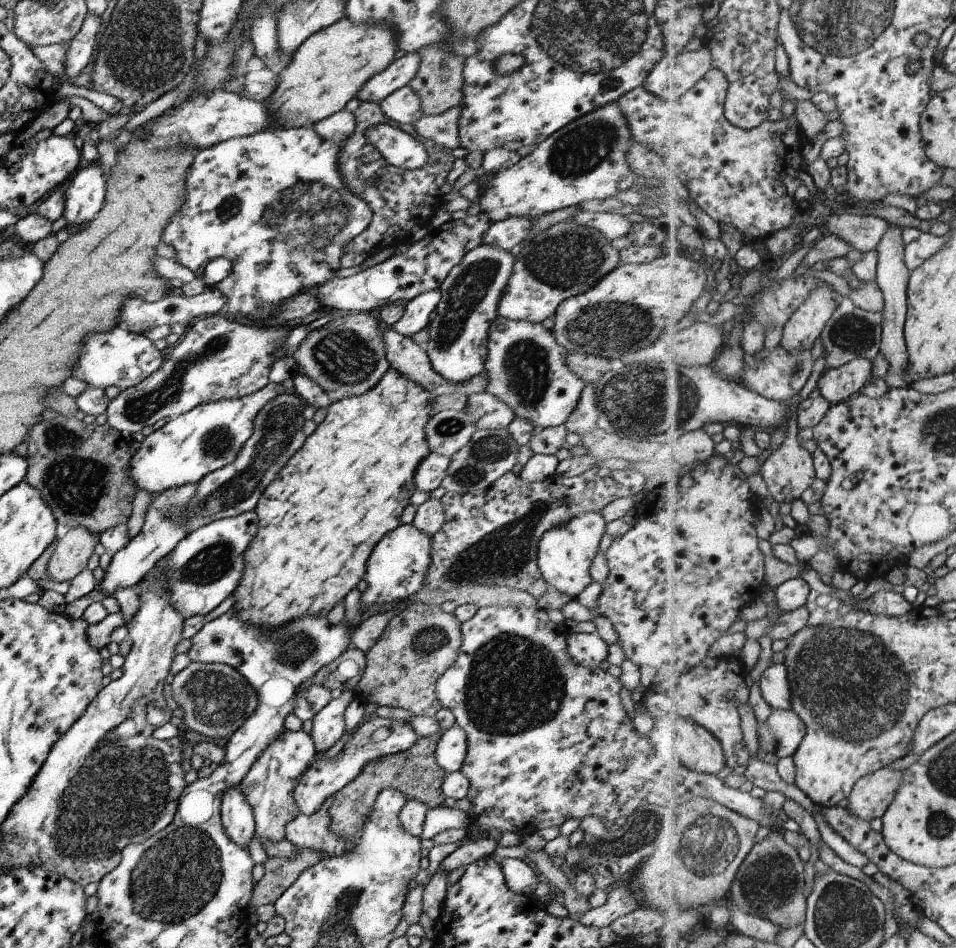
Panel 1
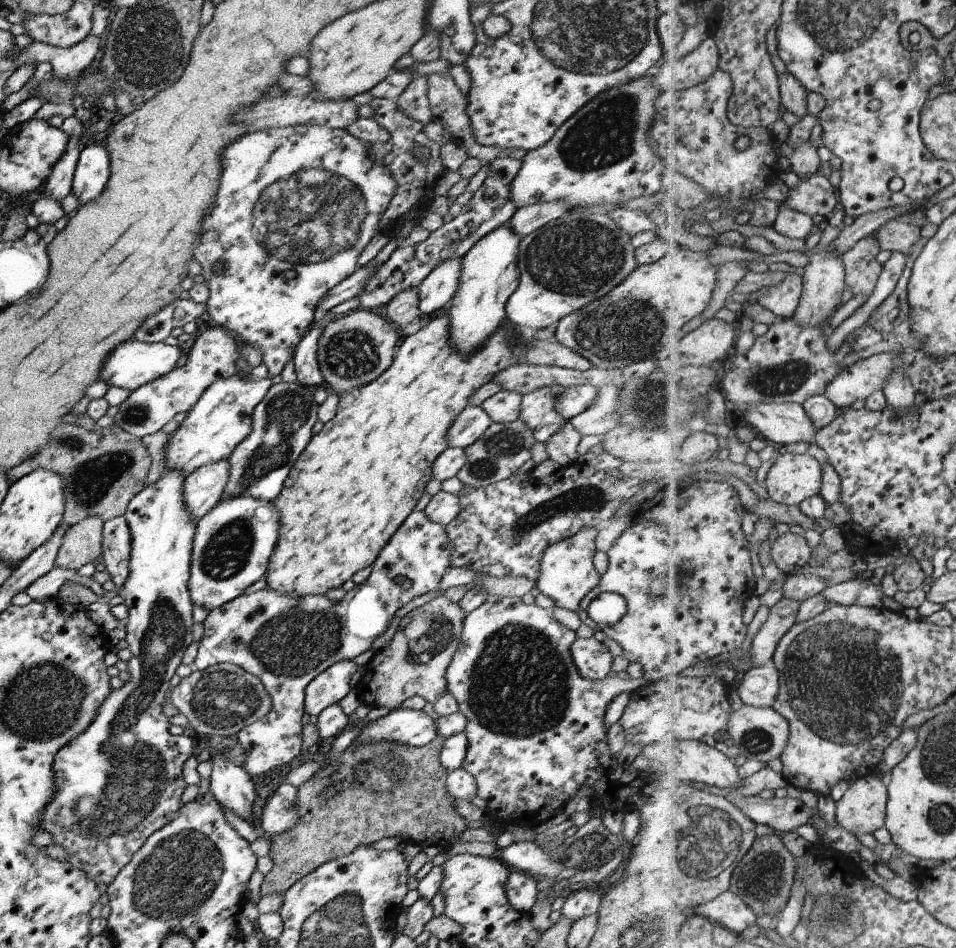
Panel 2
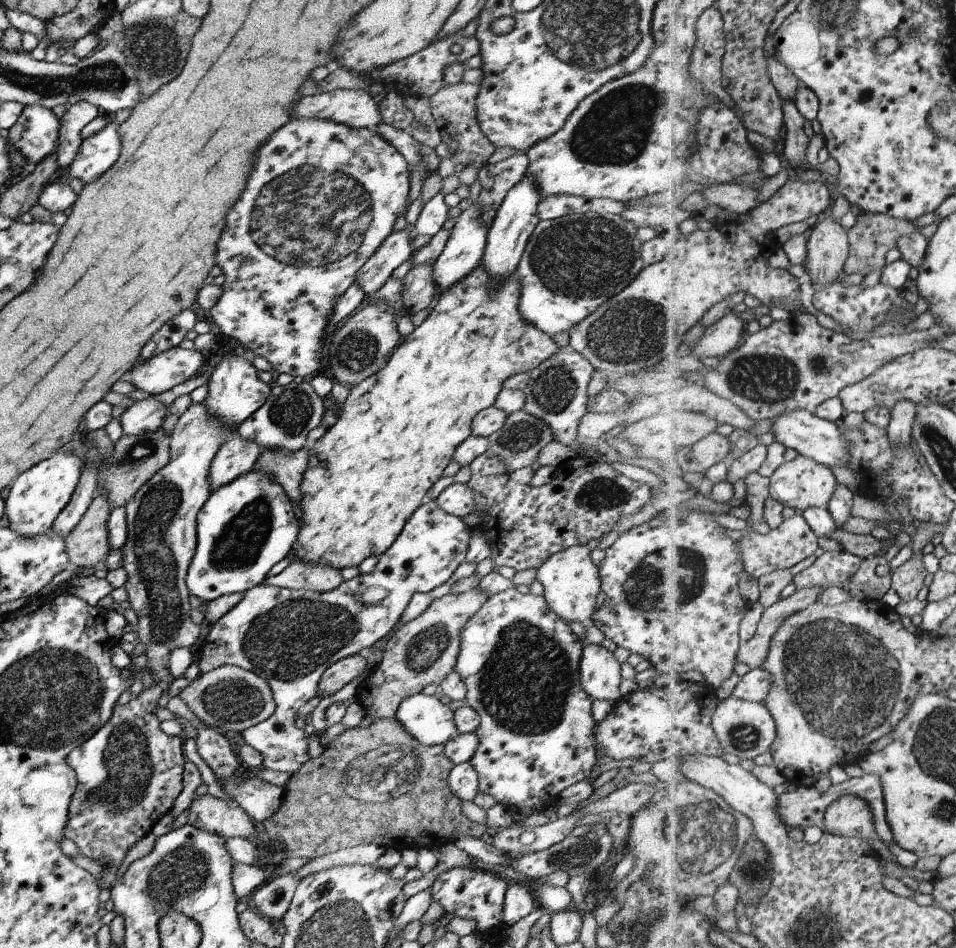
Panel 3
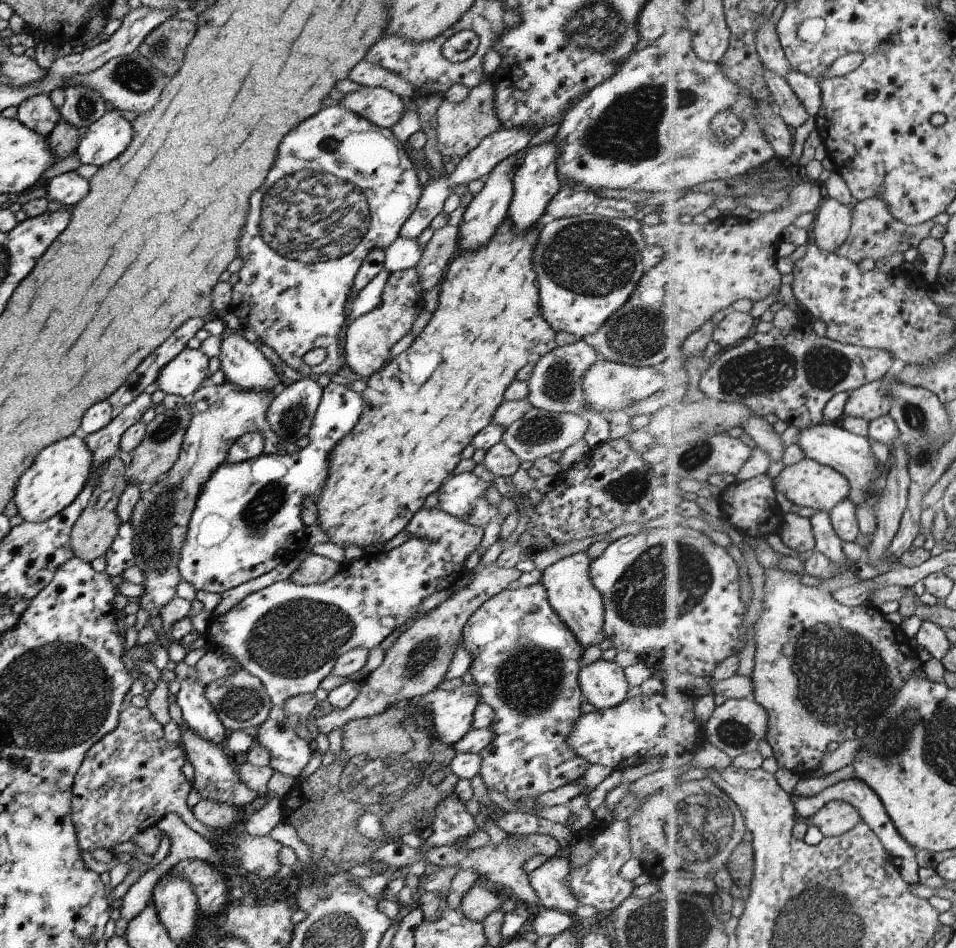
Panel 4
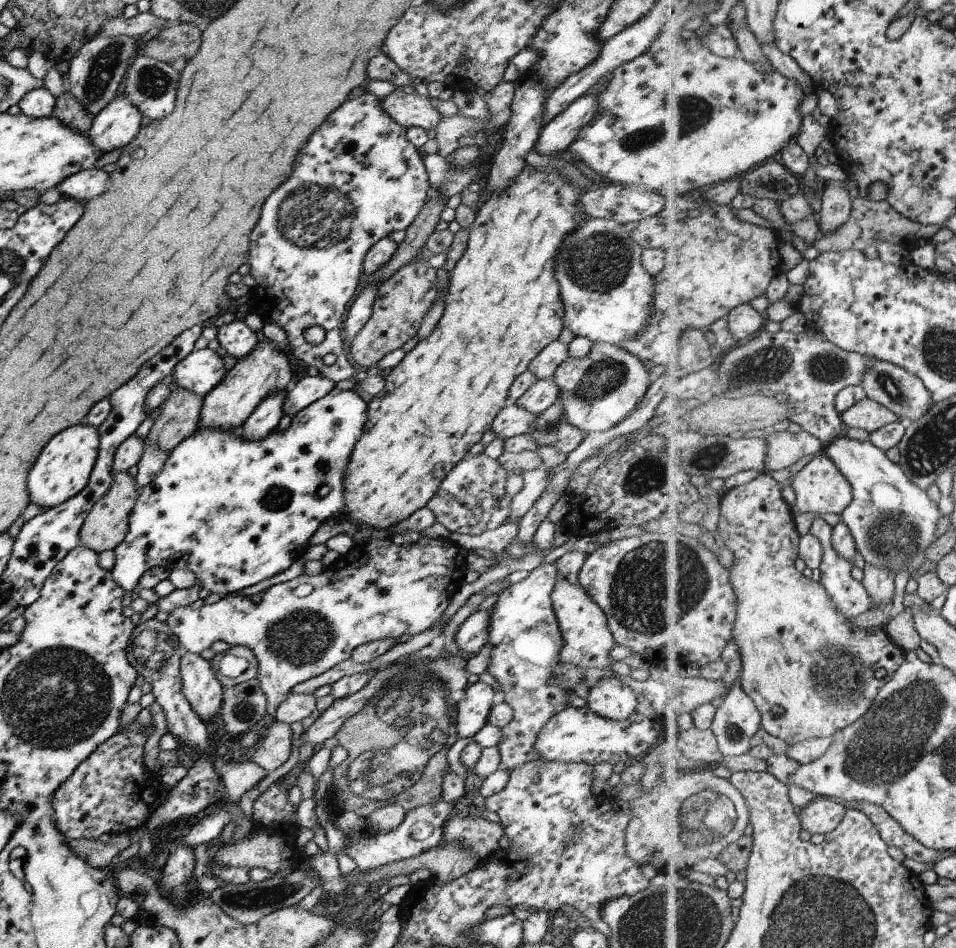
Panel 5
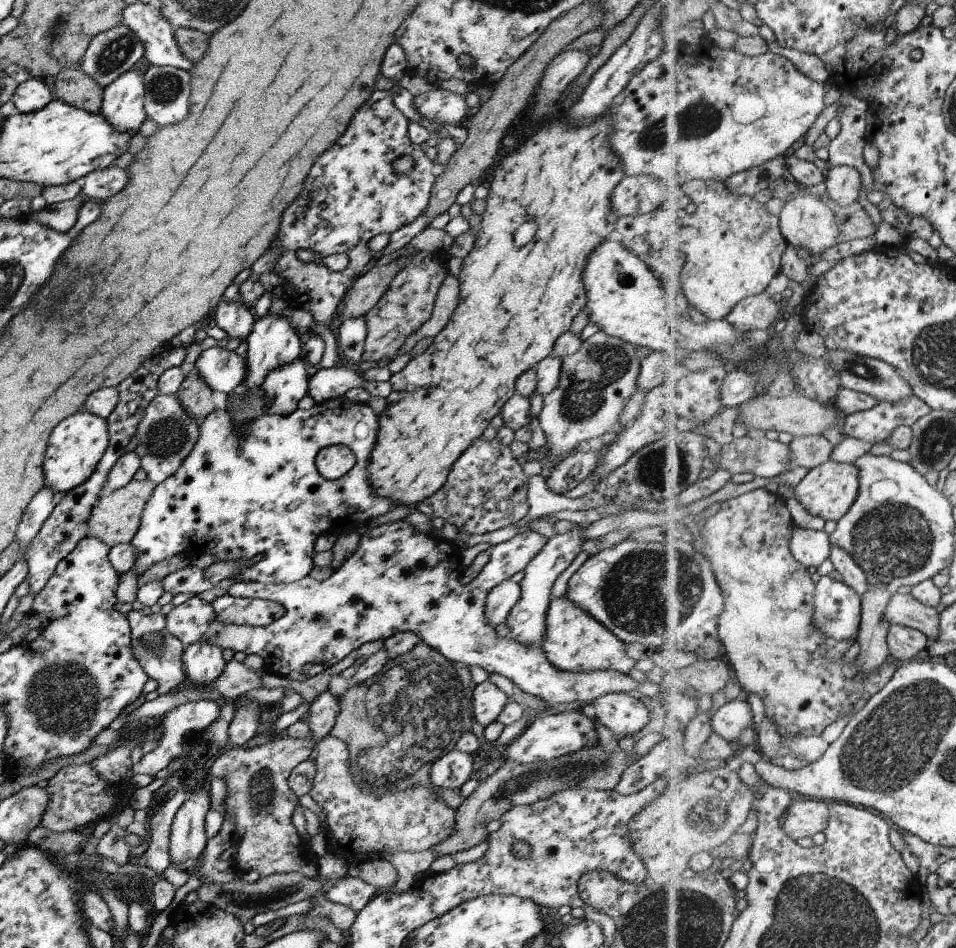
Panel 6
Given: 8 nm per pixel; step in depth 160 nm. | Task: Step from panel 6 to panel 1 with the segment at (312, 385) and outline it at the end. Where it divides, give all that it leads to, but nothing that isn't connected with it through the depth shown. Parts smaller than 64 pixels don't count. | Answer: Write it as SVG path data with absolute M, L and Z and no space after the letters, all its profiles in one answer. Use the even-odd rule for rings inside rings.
M292 390L270 400L255 415L251 436L243 443L234 461L196 482L197 488L193 496L190 496L190 501L186 502L184 510L178 512L176 522L181 523L180 526L189 533L210 522L251 511L260 492L303 444L305 436L300 428L304 420L301 417L304 407L298 394Z

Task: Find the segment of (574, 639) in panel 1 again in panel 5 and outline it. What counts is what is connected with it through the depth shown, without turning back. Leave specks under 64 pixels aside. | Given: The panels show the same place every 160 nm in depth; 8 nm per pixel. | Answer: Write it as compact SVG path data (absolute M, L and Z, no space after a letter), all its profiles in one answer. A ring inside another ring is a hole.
M617 678L599 680L589 688L586 706L593 714L609 721L623 722L631 714L645 705L646 698L638 698L629 686L621 684Z

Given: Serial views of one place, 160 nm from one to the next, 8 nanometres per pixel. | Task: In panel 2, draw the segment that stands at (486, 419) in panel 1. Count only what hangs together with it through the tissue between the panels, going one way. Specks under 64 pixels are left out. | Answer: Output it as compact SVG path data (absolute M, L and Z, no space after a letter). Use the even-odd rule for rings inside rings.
M499 390L488 396L480 406L487 414L491 423L505 424L516 421L520 413L521 395Z

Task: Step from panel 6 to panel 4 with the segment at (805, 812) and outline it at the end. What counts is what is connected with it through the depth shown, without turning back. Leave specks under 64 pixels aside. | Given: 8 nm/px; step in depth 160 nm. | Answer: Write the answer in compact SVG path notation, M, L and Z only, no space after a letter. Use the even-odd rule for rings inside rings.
M833 801L823 806L807 823L818 826L825 837L835 837L849 832L861 821L862 816L851 803Z

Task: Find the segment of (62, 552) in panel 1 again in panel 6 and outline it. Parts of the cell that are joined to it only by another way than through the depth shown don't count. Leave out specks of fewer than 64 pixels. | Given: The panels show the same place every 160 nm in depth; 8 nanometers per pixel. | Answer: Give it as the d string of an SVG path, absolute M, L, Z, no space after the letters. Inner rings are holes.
M147 478L142 481L131 479L122 487L113 489L110 493L99 497L95 506L90 510L86 522L87 536L103 541L103 544L108 547L128 543L138 529L144 502L149 498L154 486Z

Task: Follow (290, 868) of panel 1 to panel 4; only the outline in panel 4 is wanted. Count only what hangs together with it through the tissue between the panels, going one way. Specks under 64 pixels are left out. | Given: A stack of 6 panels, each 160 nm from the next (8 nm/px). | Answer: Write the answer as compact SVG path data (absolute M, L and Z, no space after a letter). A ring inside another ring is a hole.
M409 700L391 704L381 714L368 718L348 721L341 732L341 752L331 764L321 765L305 780L298 781L281 799L283 821L295 830L298 840L305 844L311 852L311 860L327 858L334 863L339 861L353 861L358 865L369 865L372 874L381 875L388 872L388 867L380 861L372 859L372 854L383 847L381 842L367 840L365 836L355 830L355 822L361 814L371 812L379 816L381 827L387 828L387 838L399 838L409 834L415 826L417 818L432 820L435 806L439 800L449 794L454 794L454 786L458 779L450 770L451 760L456 756L451 745L440 743L436 728L433 728L431 714L413 713L407 718L402 717L403 707L412 706Z

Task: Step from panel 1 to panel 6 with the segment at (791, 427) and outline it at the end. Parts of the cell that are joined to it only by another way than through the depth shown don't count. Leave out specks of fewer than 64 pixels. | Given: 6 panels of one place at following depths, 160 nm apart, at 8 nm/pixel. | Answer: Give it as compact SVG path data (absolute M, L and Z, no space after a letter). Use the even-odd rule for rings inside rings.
M829 459L810 469L809 474L796 486L794 496L811 514L837 521L850 511L859 496L859 491L858 467L850 462L842 463Z

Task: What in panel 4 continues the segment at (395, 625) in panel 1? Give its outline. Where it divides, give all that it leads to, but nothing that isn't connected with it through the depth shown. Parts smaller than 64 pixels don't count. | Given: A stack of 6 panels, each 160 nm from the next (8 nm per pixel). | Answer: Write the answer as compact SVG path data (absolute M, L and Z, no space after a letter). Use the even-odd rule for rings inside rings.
M495 562L477 564L473 570L476 570L473 580L465 588L453 593L435 609L417 618L405 632L397 636L391 647L385 650L383 662L359 682L359 693L349 706L345 706L343 710L333 708L329 714L314 720L314 731L327 737L331 730L342 728L348 721L381 714L391 704L410 700L414 696L423 696L437 689L453 659L465 622L483 602L508 589L508 584L517 580L521 574L514 567L501 568Z

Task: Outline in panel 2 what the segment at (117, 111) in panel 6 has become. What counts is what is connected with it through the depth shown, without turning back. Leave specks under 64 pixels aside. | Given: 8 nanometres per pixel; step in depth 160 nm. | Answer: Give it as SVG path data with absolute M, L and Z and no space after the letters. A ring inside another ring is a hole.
M103 143L101 146L87 146L83 148L78 154L78 159L72 174L72 185L70 188L71 194L77 200L77 204L85 204L85 202L93 202L101 190L105 188L105 182L107 182L107 176L109 176L110 162L108 152L104 149Z

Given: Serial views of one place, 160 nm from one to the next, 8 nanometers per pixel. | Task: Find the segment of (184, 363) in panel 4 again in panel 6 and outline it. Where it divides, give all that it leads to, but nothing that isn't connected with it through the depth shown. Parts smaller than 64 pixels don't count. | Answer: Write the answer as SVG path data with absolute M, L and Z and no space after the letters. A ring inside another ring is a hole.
M216 345L203 349L197 355L194 369L211 392L217 390L229 394L237 385L242 384L246 365L239 355Z

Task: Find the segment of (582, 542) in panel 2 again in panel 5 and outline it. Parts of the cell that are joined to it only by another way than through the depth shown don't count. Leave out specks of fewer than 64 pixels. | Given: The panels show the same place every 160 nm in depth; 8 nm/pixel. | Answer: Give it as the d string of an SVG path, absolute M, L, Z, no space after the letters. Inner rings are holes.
M573 551L555 560L554 568L557 574L550 595L550 604L561 634L559 662L582 668L609 669L615 660L611 659L608 653L615 642L607 629L606 618L601 608L585 594L585 590L577 582L577 572L586 556L583 552Z

